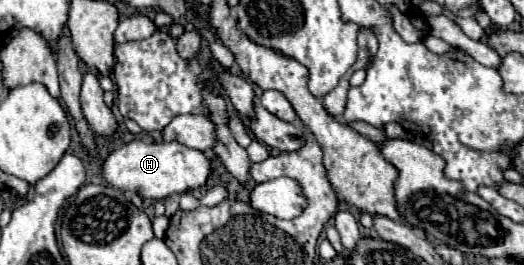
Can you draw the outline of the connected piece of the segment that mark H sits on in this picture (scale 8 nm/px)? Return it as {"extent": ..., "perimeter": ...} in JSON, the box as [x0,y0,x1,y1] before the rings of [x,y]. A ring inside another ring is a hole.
{"extent":[102,140,212,200],"perimeter":[[[132,140],[122,148],[114,150],[104,166],[102,176],[106,182],[120,190],[134,190],[142,198],[164,200],[172,194],[184,194],[202,188],[212,178],[212,160],[194,148],[188,148],[176,140],[172,142],[142,142]]]}

